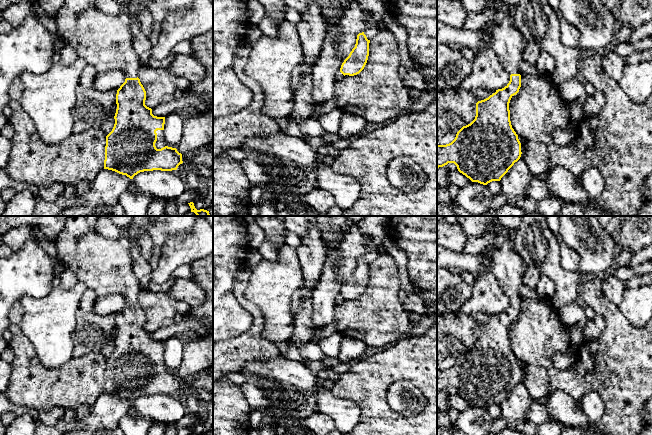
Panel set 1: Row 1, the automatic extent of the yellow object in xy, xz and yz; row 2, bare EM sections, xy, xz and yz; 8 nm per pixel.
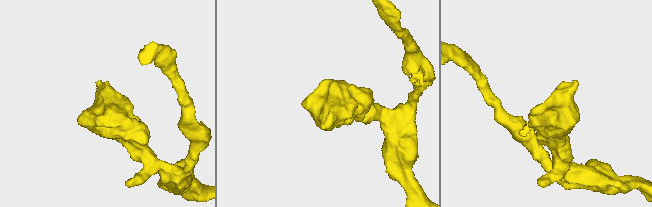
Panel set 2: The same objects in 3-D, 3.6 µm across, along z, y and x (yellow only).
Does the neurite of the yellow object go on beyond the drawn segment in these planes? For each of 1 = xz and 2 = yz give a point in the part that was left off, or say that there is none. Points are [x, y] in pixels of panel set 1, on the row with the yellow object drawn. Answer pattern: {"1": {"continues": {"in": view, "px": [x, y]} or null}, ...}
{"1": {"continues": null}, "2": {"continues": {"in": "yz", "px": [508, 43]}}}

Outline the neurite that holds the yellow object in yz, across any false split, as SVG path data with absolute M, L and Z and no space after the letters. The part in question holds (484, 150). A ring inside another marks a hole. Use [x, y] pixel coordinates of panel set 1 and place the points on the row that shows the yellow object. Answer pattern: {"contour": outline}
{"contour": "M508 20L496 23L491 48L502 68L510 75L510 81L504 88L496 90L488 98L476 103L475 119L463 126L451 143L437 145L437 168L454 163L458 171L472 182L487 185L492 181L500 181L520 159L521 143L511 125L509 103L521 87L520 65L528 41L529 39L526 39Z"}

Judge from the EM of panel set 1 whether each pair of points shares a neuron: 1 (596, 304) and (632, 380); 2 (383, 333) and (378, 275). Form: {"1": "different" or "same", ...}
{"1": "same", "2": "same"}

